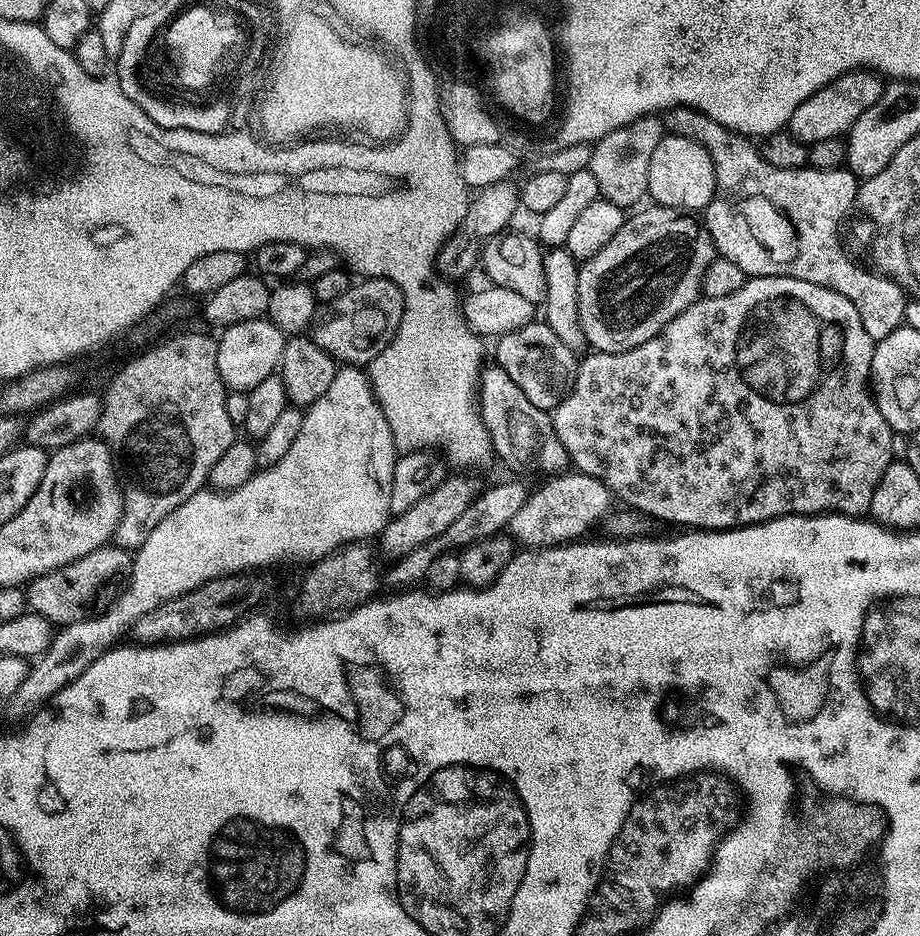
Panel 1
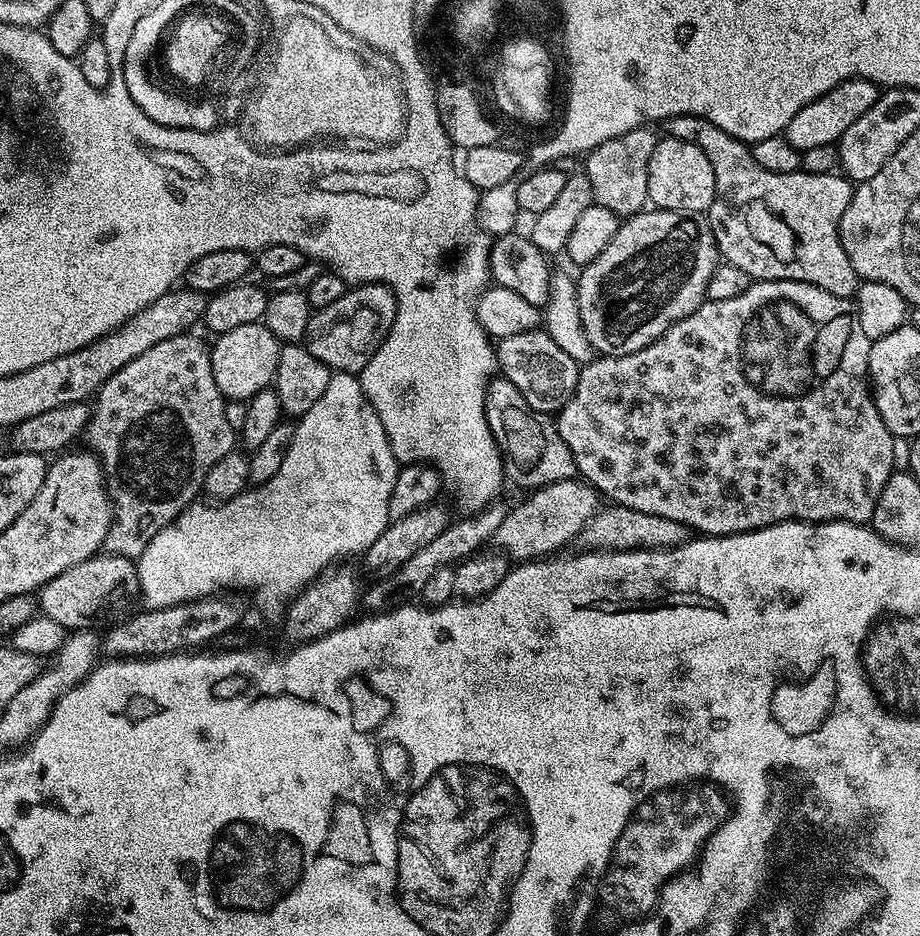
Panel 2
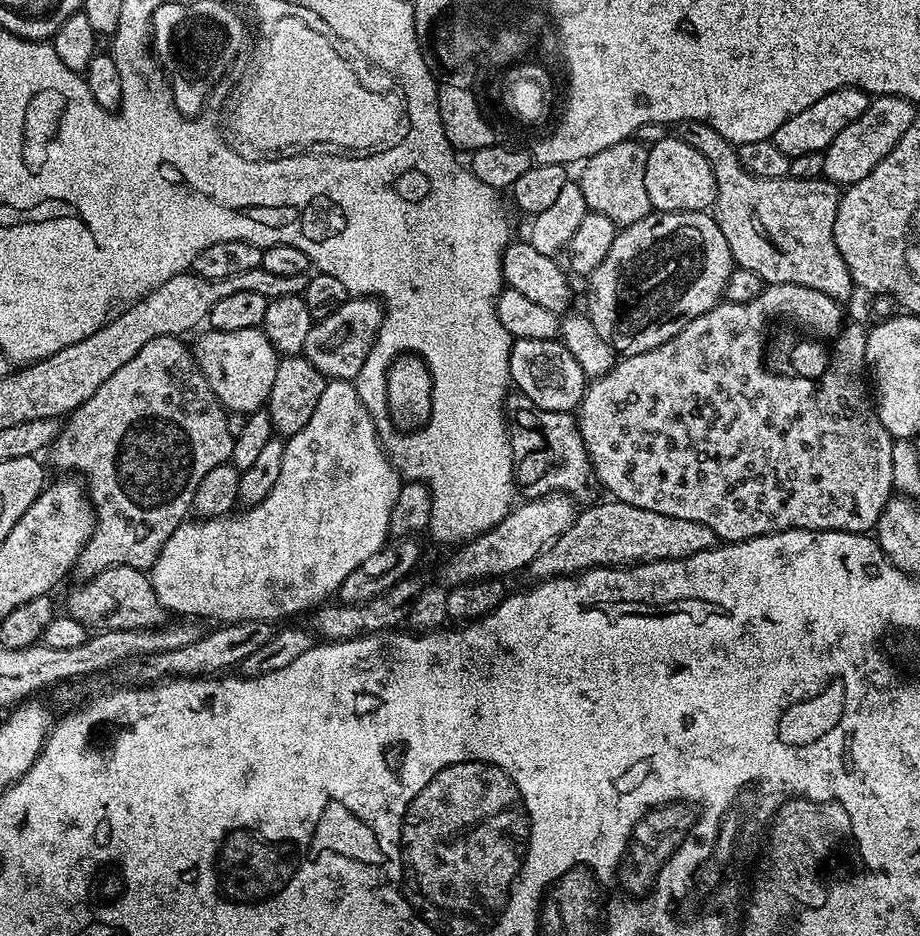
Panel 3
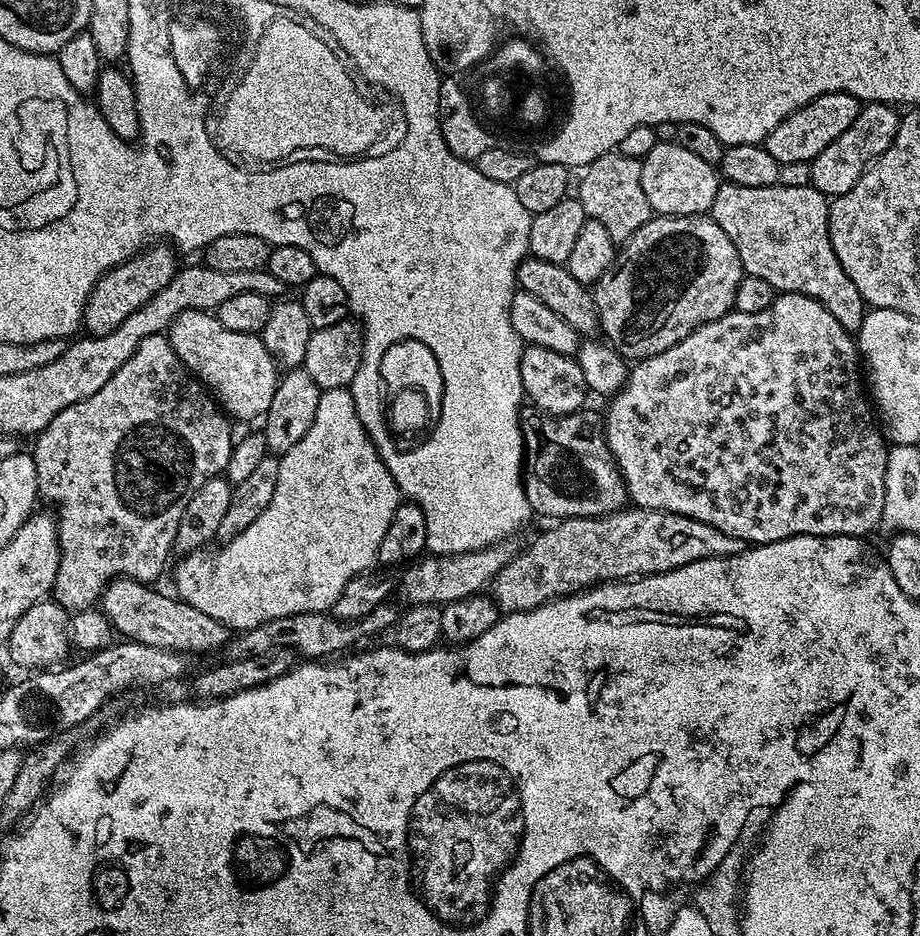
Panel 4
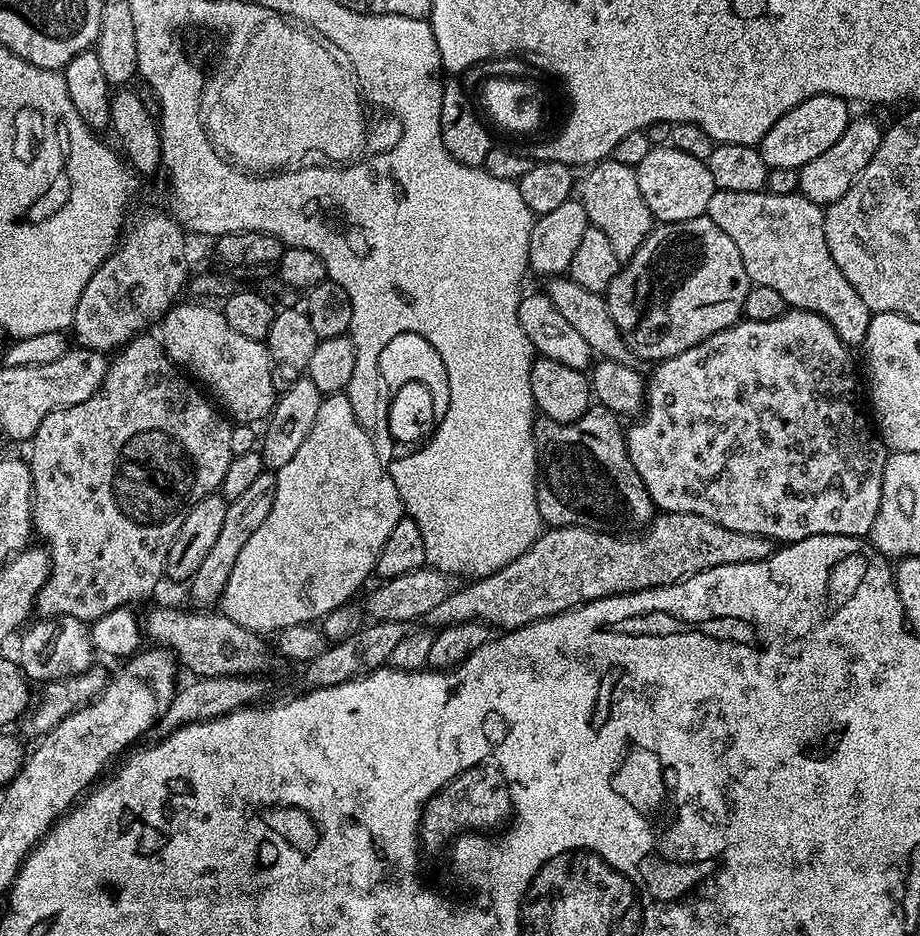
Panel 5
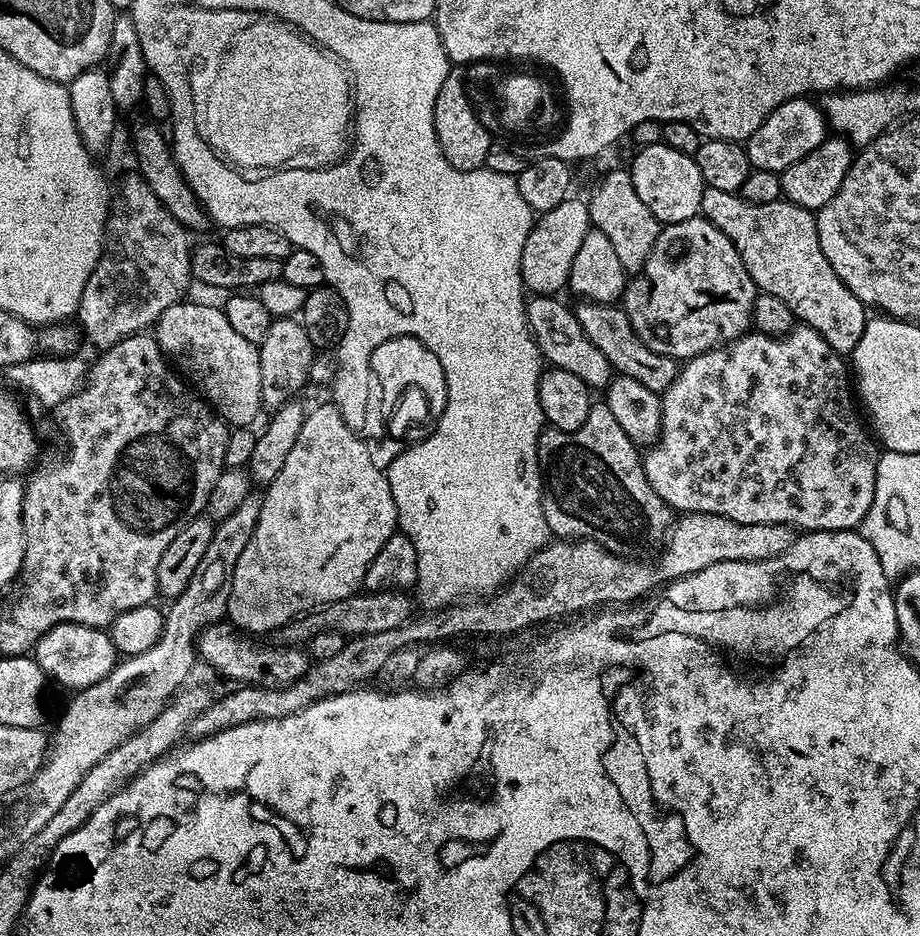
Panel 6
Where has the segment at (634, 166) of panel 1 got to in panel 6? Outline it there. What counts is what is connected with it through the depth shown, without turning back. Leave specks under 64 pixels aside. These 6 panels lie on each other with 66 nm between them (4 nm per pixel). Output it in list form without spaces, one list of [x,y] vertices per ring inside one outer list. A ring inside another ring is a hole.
[[[616,168],[608,172],[596,184],[592,197],[586,200],[590,210],[593,228],[602,230],[606,238],[612,243],[618,259],[622,262],[625,273],[635,274],[646,262],[650,250],[654,250],[654,242],[658,238],[662,227],[658,218],[650,214],[650,209],[638,198],[634,190],[631,171]]]

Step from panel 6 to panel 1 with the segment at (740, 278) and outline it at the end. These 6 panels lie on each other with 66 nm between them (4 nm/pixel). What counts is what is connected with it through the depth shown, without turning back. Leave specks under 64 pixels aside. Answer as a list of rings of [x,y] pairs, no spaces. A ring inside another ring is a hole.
[[[641,207],[637,216],[629,215],[622,230],[594,254],[594,258],[579,265],[578,318],[589,349],[597,352],[625,352],[642,346],[654,338],[682,310],[686,310],[700,296],[702,274],[718,253],[708,229],[695,215],[675,208]]]

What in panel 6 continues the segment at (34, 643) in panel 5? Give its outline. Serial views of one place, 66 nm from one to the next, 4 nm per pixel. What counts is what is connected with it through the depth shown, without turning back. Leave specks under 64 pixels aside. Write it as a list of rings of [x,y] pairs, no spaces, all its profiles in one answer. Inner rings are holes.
[[[55,624],[37,642],[34,658],[51,683],[53,680],[71,690],[89,688],[102,682],[102,678],[106,678],[106,674],[110,674],[110,670],[118,663],[118,653],[107,631],[85,624]]]

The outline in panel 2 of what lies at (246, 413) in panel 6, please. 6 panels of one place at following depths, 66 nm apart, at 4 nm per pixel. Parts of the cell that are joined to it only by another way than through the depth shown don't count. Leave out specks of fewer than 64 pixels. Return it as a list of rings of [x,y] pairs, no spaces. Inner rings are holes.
[[[263,322],[221,332],[215,340],[216,345],[213,343],[210,348],[214,382],[218,382],[218,390],[228,400],[246,402],[275,381],[278,354],[282,344],[274,334],[270,334]]]

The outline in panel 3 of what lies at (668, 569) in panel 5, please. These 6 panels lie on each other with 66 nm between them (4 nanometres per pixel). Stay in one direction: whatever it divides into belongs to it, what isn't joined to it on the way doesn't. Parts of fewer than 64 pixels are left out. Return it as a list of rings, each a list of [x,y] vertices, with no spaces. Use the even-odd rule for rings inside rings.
[[[615,498],[605,499],[605,504],[596,504],[577,515],[576,520],[549,548],[542,550],[538,558],[528,565],[526,572],[537,581],[551,580],[558,576],[575,576],[588,568],[610,568],[613,566],[631,566],[648,564],[652,560],[677,560],[690,554],[705,552],[708,548],[717,547],[718,537],[710,526],[702,526],[702,522],[690,522],[690,518],[674,518],[670,514],[654,514],[654,510],[642,510],[638,506],[630,506]]]

